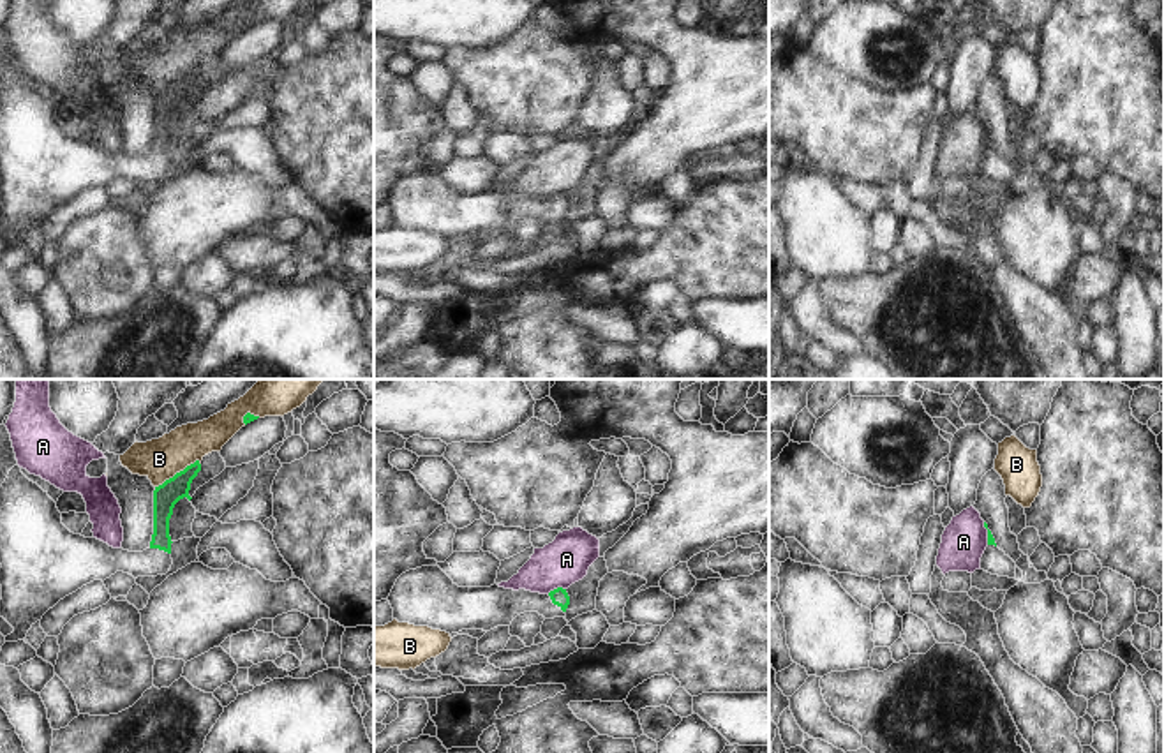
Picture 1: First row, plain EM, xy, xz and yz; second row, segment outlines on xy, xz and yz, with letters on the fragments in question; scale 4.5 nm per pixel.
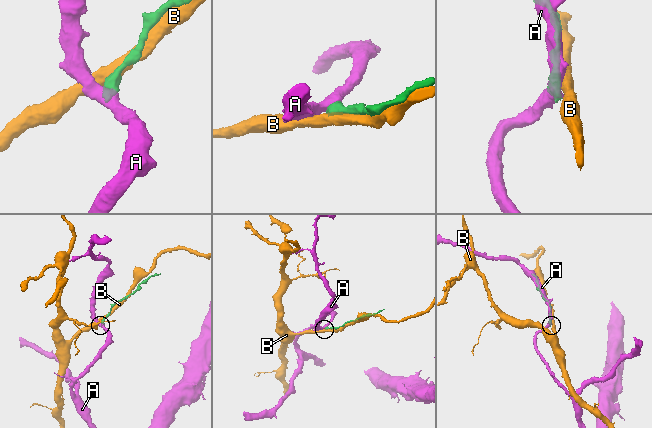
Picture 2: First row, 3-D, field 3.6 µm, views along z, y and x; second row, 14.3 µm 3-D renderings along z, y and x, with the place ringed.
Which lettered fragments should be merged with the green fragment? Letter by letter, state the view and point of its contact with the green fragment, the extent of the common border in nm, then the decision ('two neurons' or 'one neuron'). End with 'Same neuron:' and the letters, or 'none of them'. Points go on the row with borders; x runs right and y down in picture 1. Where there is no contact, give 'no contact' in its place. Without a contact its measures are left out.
A: meets green in xz at (558, 588); contact 90 nm long; two neurons
B: meets green in xy at (177, 473); contact 240 nm long; two neurons
Same neuron: none of them

